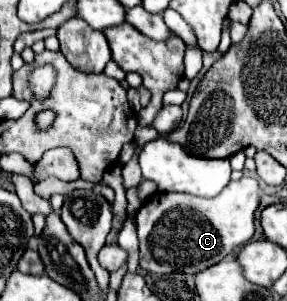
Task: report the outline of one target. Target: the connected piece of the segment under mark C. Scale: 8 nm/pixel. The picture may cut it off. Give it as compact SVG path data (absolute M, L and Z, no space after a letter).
M254 177L230 181L224 191L212 199L186 193L156 193L136 213L140 239L140 267L150 273L200 273L226 255L244 247L256 231L256 209L260 205L260 187Z

